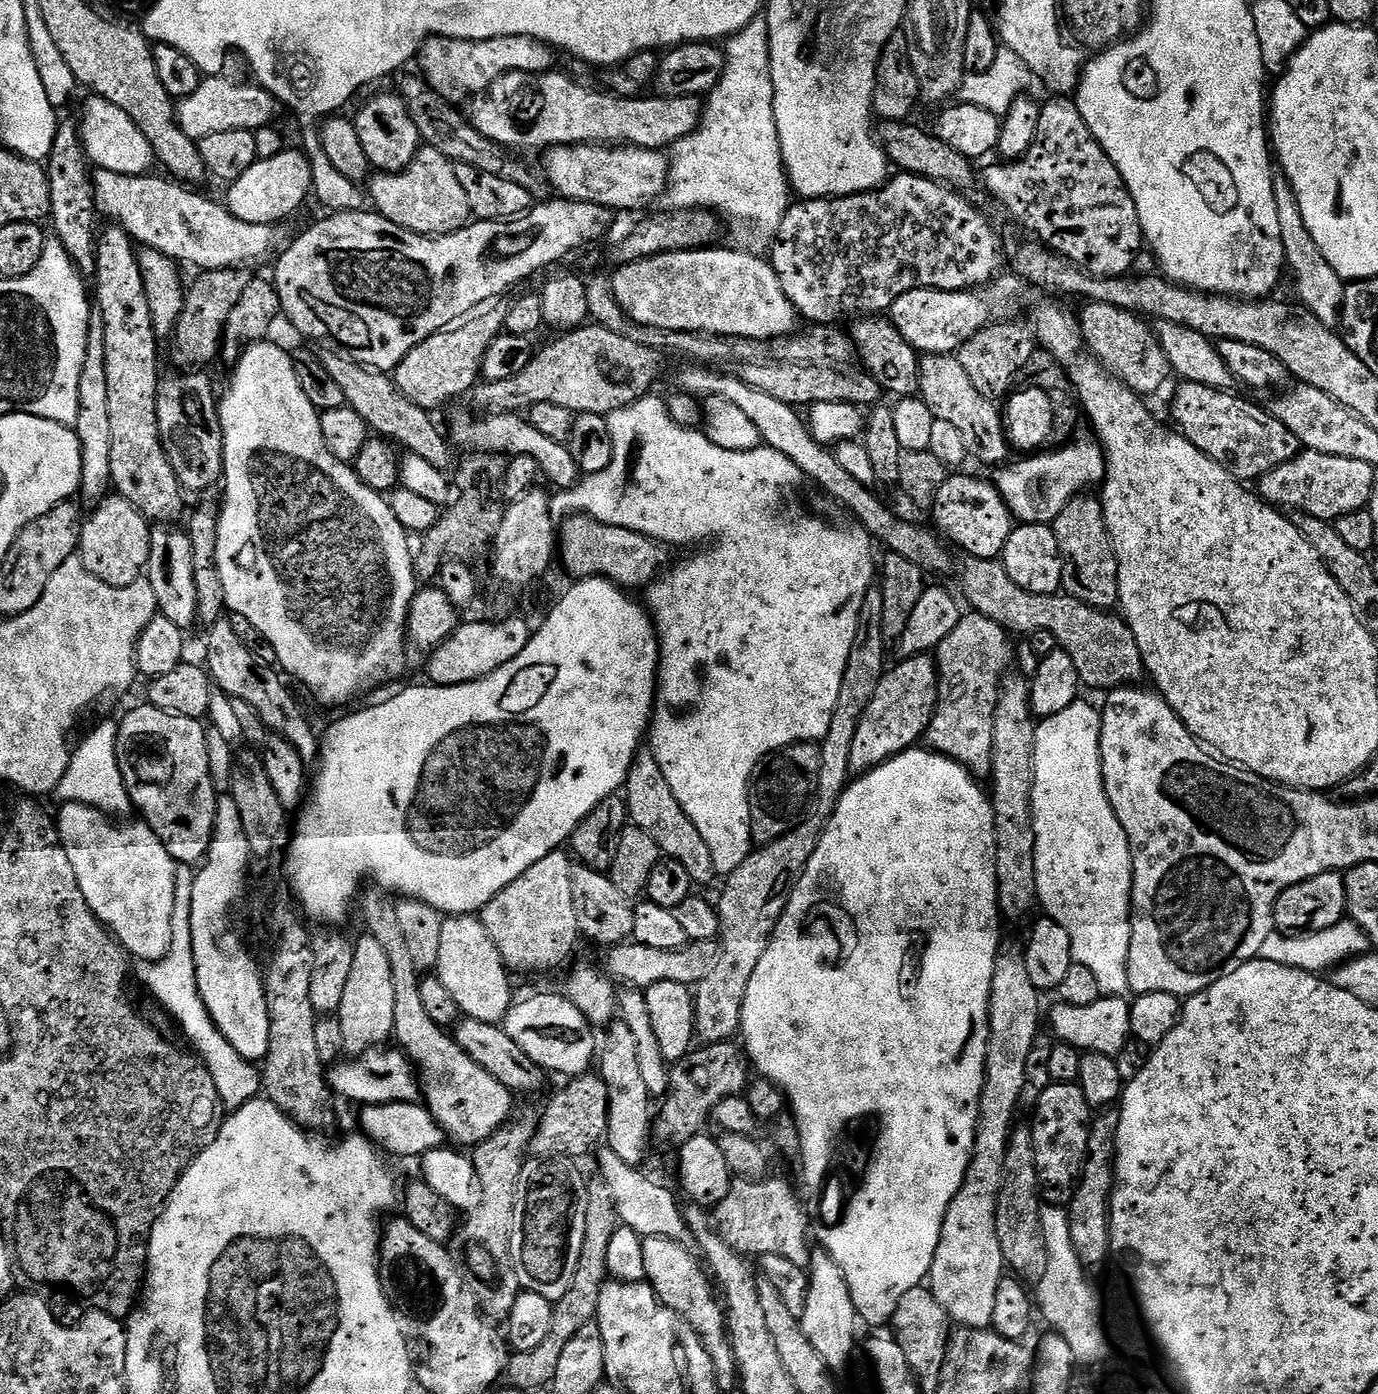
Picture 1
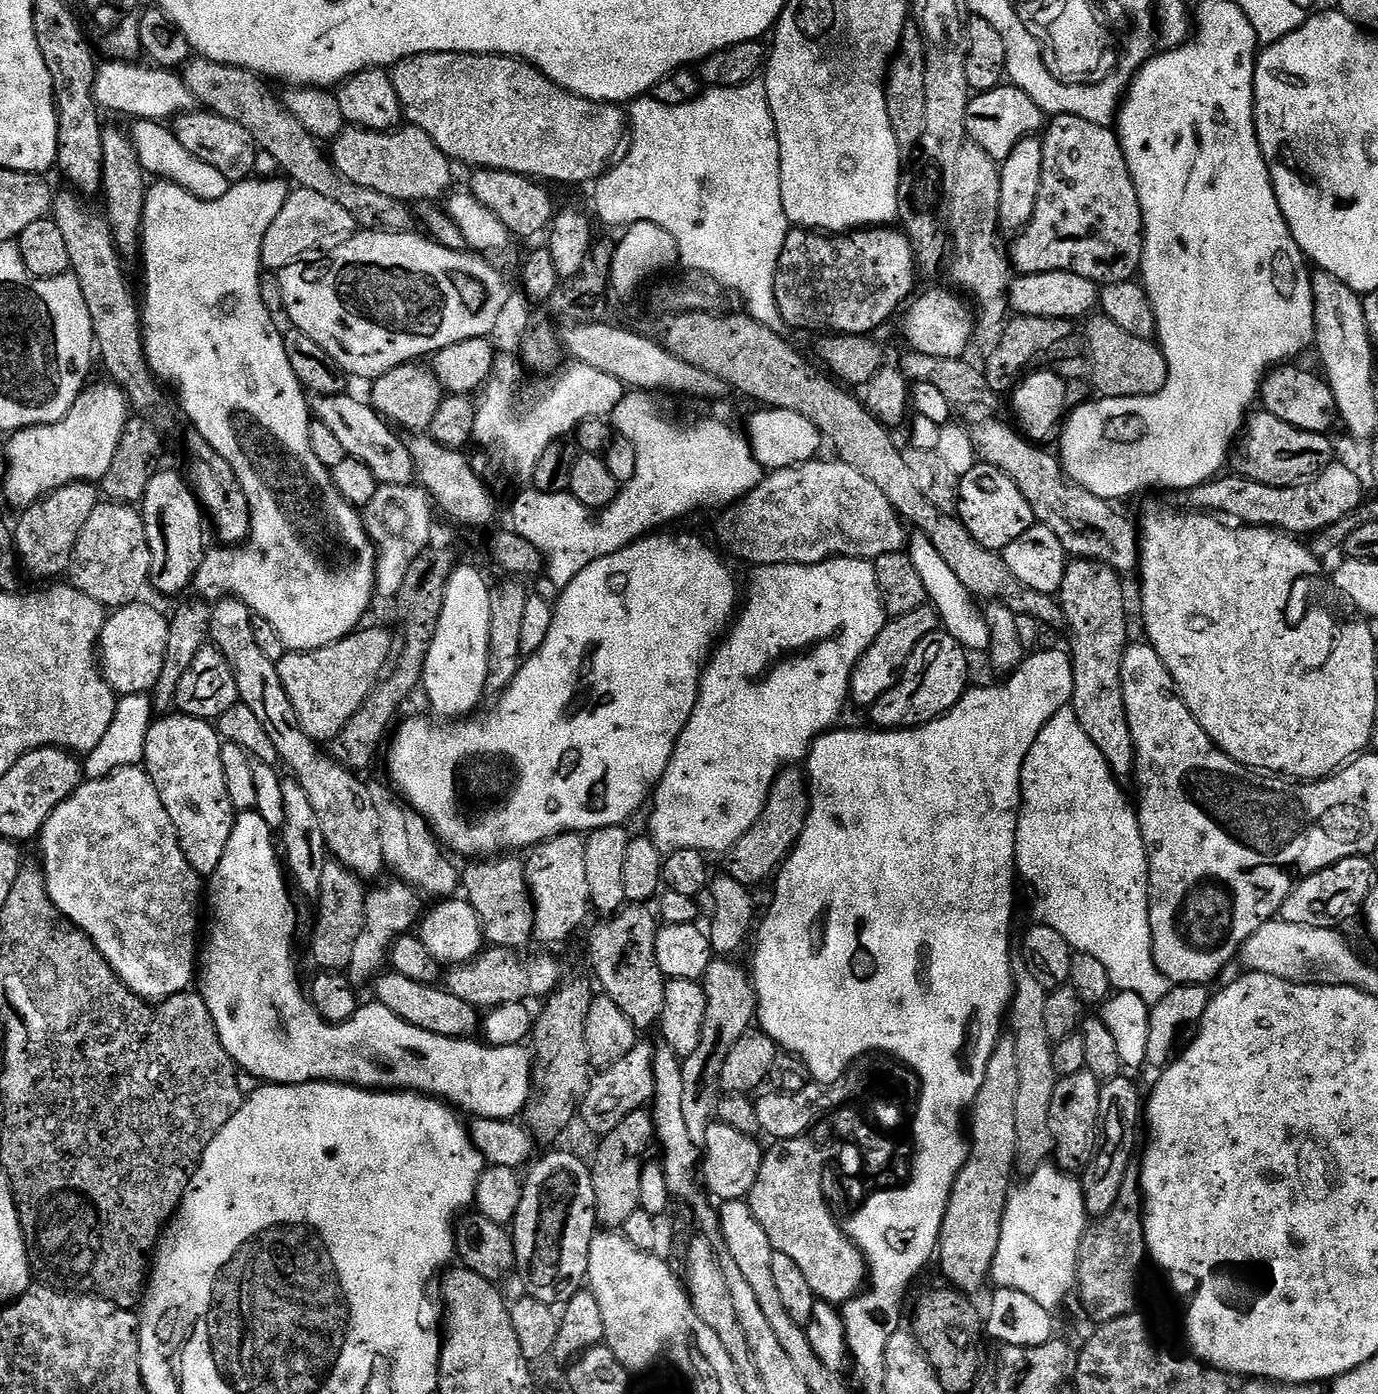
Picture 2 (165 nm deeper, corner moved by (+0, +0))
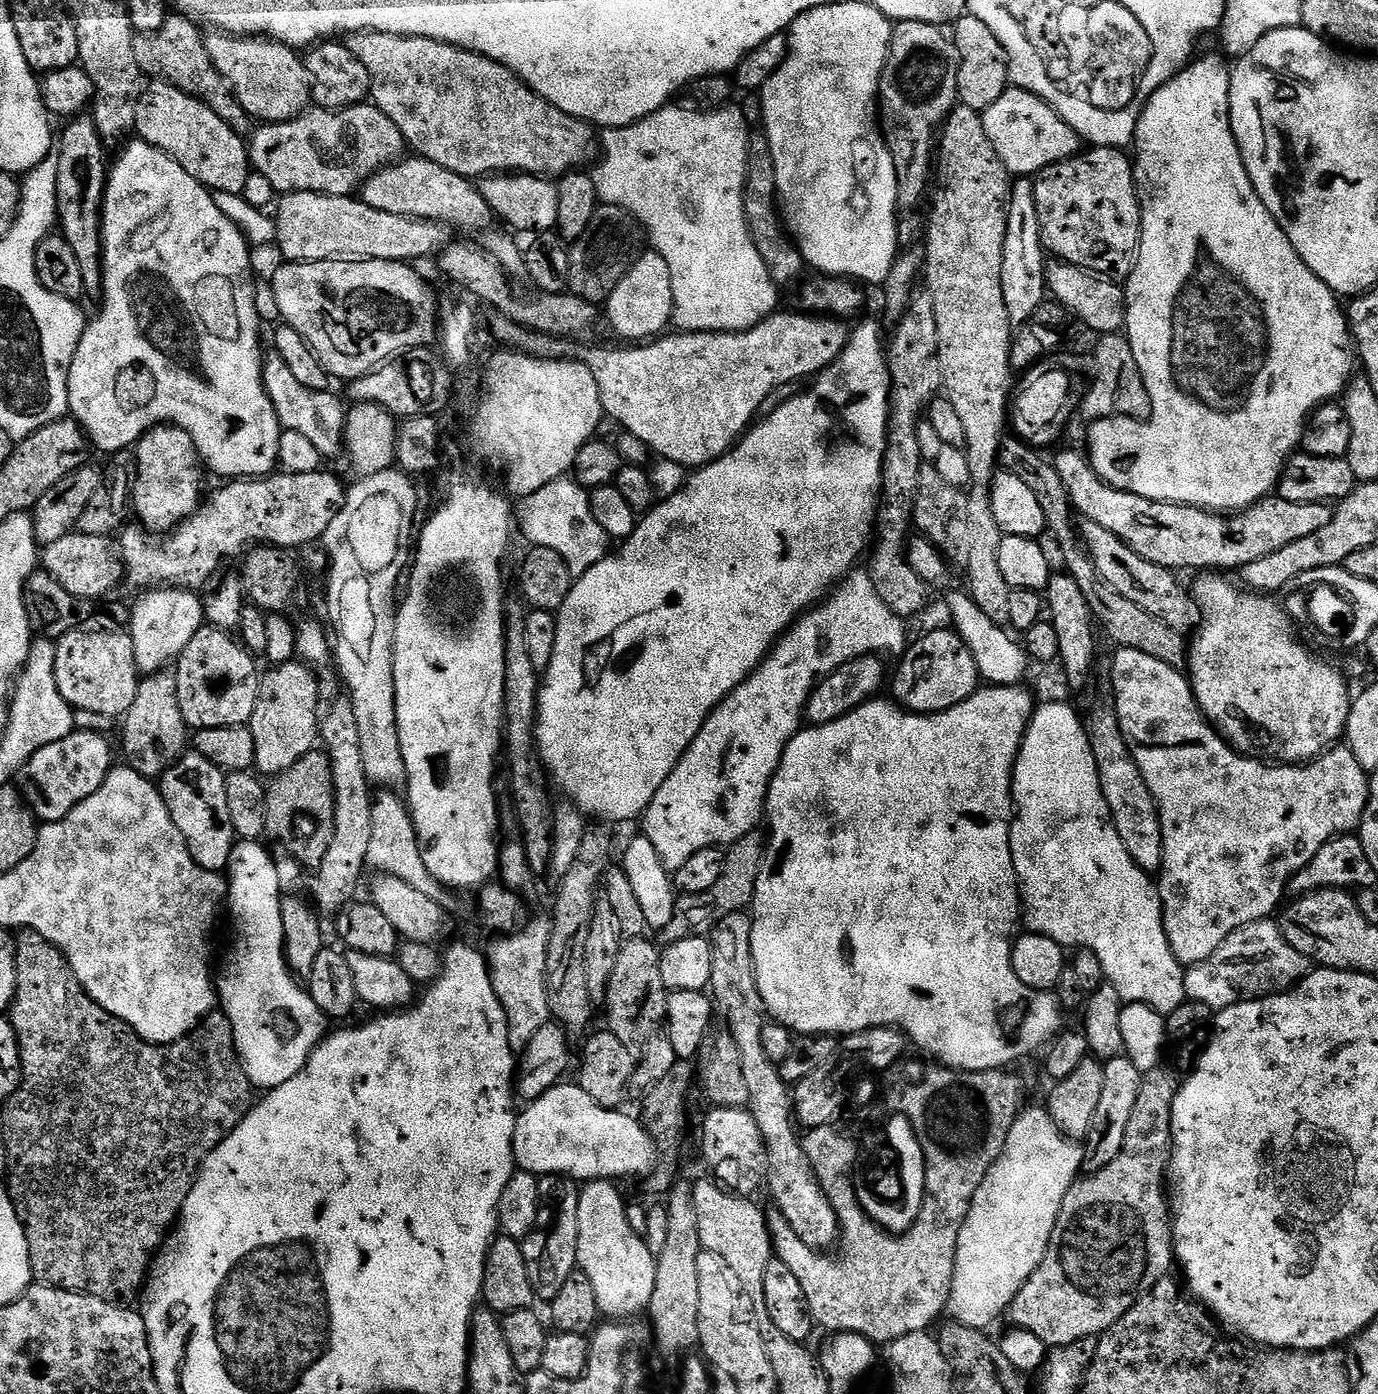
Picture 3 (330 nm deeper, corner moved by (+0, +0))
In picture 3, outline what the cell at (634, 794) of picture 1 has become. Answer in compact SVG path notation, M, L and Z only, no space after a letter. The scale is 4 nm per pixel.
M747 911L726 914L712 927L710 939L714 966L710 970L710 995L719 1015L721 1012L728 1023L727 1035L738 1042L738 1051L742 1053L742 1075L746 1077L746 1086L750 1090L746 1108L751 1112L768 1151L767 1191L772 1191L772 1196L784 1215L781 1216L783 1223L789 1224L794 1234L798 1234L798 1238L806 1242L806 1246L828 1250L835 1240L837 1243L840 1223L830 1198L820 1185L820 1176L804 1153L801 1133L796 1133L798 1124L794 1119L790 1086L782 1078L780 1069L770 1058L770 1054L766 1054L766 1046L762 1042L766 1009L756 981L751 933L752 917Z

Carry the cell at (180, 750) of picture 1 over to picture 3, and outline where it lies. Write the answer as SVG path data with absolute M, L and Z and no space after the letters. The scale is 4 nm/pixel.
M188 750L158 780L166 810L170 810L174 826L178 826L178 830L184 835L194 862L198 862L198 866L206 870L218 873L227 869L232 848L238 842L236 831L230 822L224 778L225 773L217 764L211 764L195 750Z

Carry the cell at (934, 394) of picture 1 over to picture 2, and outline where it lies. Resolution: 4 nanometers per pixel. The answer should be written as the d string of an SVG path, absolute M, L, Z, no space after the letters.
M996 420L976 425L977 428L973 427L970 435L976 446L977 457L983 463L985 460L989 469L1008 477L1018 486L1022 498L1026 498L1030 504L1036 524L1051 530L1054 538L1062 542L1069 557L1107 564L1121 574L1137 571L1140 558L1137 529L1126 517L1119 516L1109 501L1090 494L1087 488L1079 488L1065 476L1059 459L1053 453L1051 456L1040 449L1043 447L1025 442L1015 427L1007 428L1004 424L996 423Z

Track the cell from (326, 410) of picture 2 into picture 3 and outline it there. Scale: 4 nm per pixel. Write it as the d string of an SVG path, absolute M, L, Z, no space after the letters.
M275 350L269 351L269 356L267 353L262 361L264 389L278 414L281 429L298 430L298 434L310 438L310 442L314 442L314 446L318 446L321 457L328 458L336 451L339 453L342 448L346 408L345 405L340 405L336 394L315 392L302 386L302 382L298 382L298 378L294 378L294 374L290 374L286 362L282 362L282 358Z

